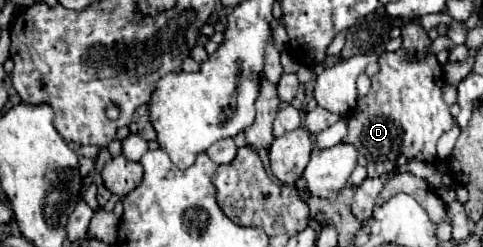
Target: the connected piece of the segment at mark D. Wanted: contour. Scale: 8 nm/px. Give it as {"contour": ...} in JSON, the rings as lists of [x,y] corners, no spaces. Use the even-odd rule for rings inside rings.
{"contour":[[[406,21],[402,27],[402,47],[398,51],[384,51],[380,53],[378,65],[380,71],[372,77],[370,91],[358,99],[356,107],[348,115],[348,135],[344,137],[344,143],[350,143],[358,151],[358,165],[366,167],[368,177],[382,177],[392,173],[398,165],[404,165],[408,161],[424,161],[424,163],[436,163],[436,143],[442,137],[444,131],[450,131],[454,125],[454,117],[450,115],[450,107],[442,99],[442,87],[444,87],[444,73],[434,53],[430,53],[430,37],[428,31],[416,23]],[[412,55],[424,55],[420,61],[412,61]]]}

